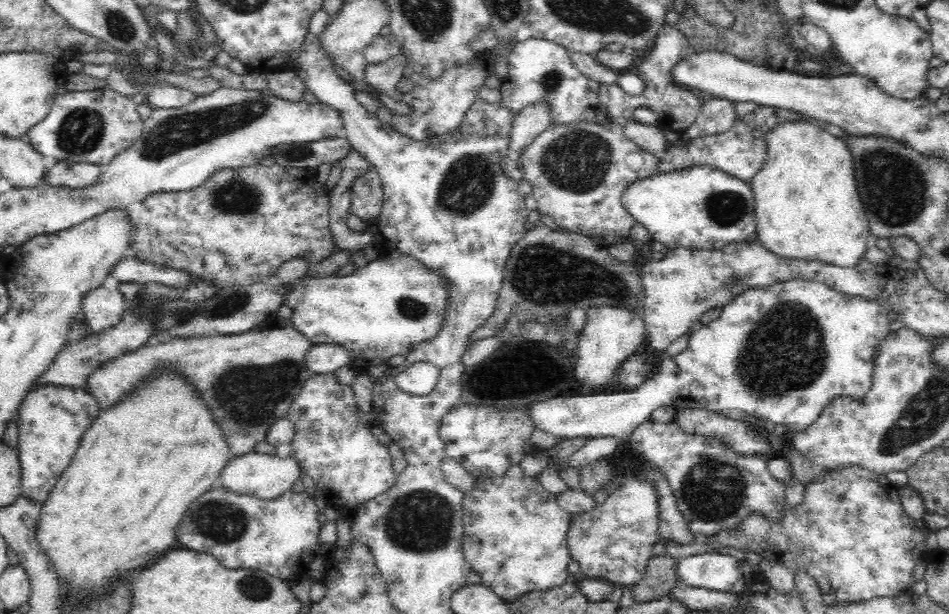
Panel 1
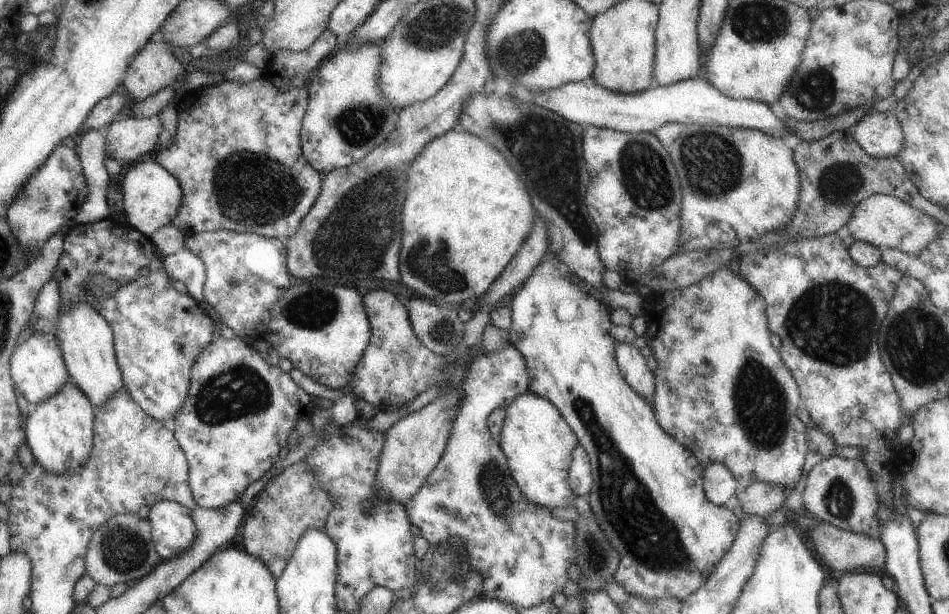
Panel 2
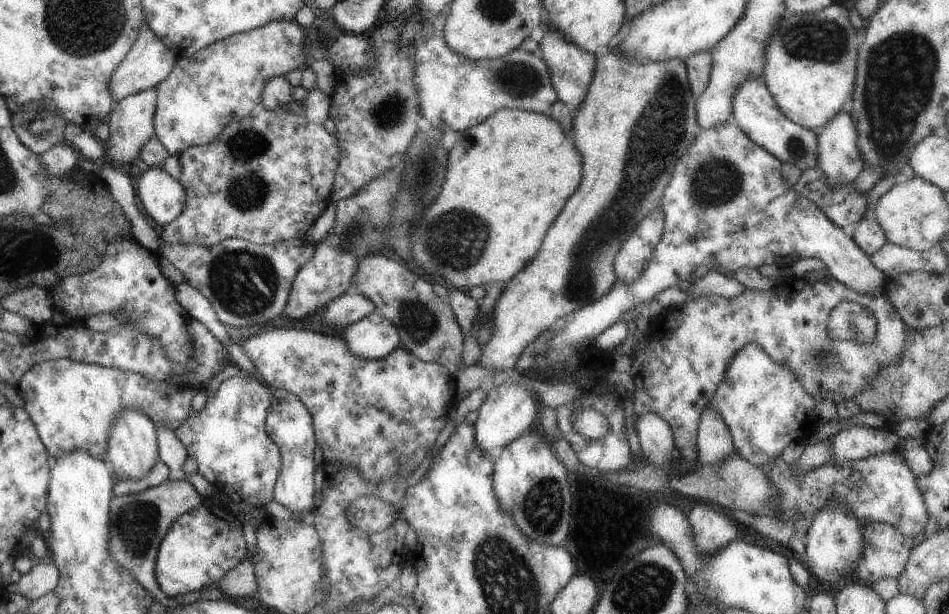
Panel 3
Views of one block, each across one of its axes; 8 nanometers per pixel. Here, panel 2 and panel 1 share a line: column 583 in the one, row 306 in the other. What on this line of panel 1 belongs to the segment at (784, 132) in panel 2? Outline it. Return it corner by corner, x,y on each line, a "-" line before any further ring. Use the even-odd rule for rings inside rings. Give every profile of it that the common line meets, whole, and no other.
102,285
86,294
80,314
94,335
98,335
116,326
126,312
125,299
120,290
108,290

